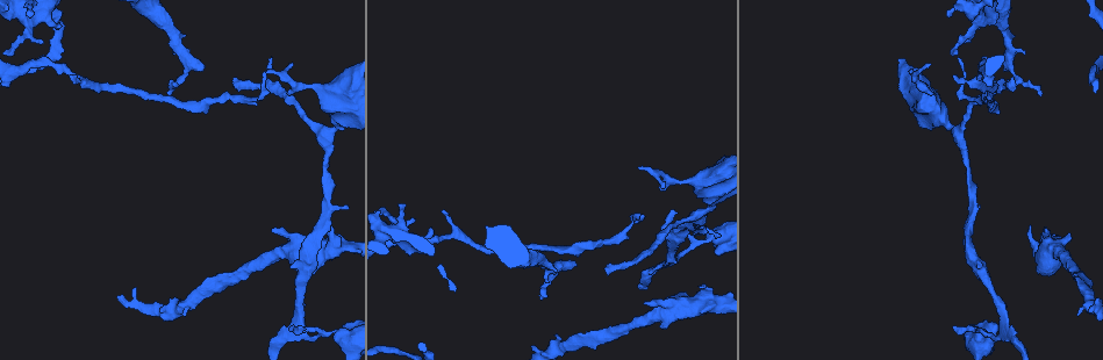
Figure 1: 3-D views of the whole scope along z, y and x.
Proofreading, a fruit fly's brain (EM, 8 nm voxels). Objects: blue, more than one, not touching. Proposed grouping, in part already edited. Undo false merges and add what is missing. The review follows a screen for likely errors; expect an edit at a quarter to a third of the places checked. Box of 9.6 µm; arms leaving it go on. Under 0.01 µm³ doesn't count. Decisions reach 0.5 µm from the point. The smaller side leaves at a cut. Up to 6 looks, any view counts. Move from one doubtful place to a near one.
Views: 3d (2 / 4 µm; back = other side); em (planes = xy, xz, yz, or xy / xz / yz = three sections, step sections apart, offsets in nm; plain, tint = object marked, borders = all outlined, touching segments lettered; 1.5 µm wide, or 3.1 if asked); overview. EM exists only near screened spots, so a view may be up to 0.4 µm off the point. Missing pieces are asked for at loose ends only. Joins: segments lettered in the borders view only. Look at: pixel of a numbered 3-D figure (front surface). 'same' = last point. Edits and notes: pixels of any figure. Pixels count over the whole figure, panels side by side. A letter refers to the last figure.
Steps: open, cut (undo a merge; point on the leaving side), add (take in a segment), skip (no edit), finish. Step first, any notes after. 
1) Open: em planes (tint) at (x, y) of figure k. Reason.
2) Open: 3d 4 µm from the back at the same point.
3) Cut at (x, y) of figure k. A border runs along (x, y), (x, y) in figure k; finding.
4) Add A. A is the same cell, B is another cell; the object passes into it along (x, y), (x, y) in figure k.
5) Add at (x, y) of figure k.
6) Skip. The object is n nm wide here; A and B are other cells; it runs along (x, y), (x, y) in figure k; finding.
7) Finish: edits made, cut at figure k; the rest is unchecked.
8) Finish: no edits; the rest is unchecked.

Open: em planes (borders) at (336, 333) of figure 1. Three-way junction.

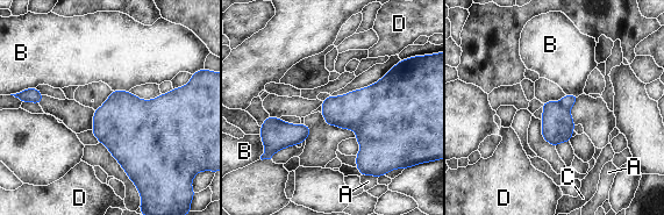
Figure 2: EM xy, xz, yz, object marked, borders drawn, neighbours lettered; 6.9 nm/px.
Cut at (557, 126) of figure 2. The object is 220 nm wide here; A, B, C and D are other cells; a border runs along (559, 102), (569, 109) in figure 2; a second neuron is stuck on.

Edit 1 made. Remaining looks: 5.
Open: em planes (tint) at (969, 36) of figure 1. Calibre changes.

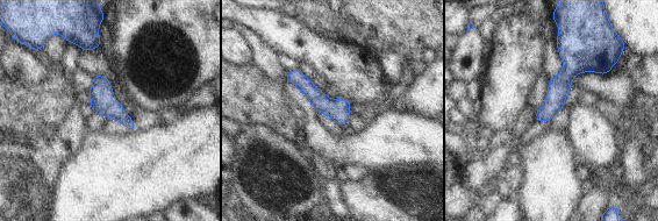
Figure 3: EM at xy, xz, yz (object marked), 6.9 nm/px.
Open: em planes (borders) at the same point.

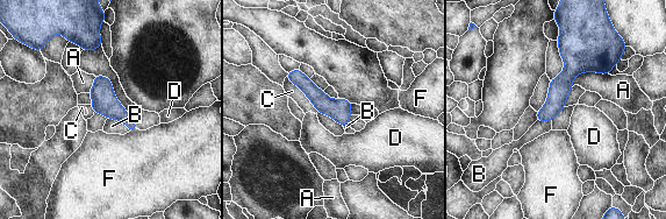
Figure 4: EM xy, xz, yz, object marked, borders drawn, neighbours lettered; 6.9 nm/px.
Skip. The object is 140 nm wide here; A, B, C, D and F are other cells; it runs along (566, 42), (570, 72), (539, 118) in figure 4; all the same neuron.

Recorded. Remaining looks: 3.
Finish: edits made, cut at figure 2; the rest is unchecked.

